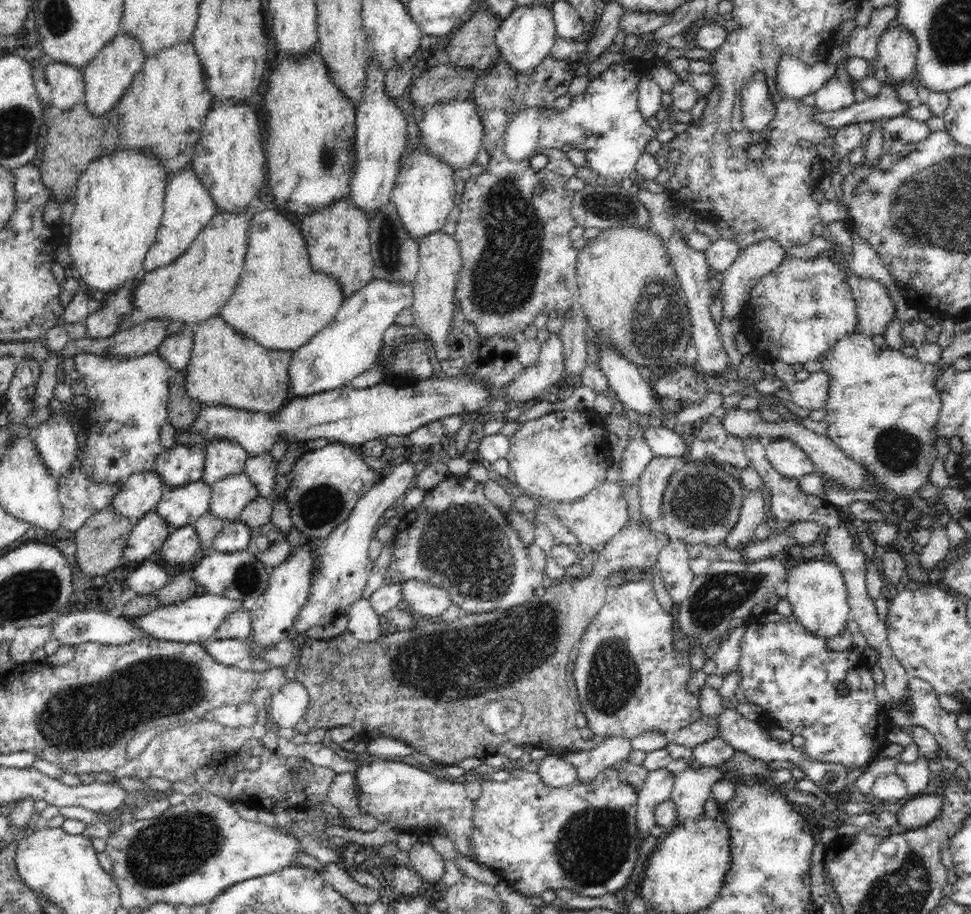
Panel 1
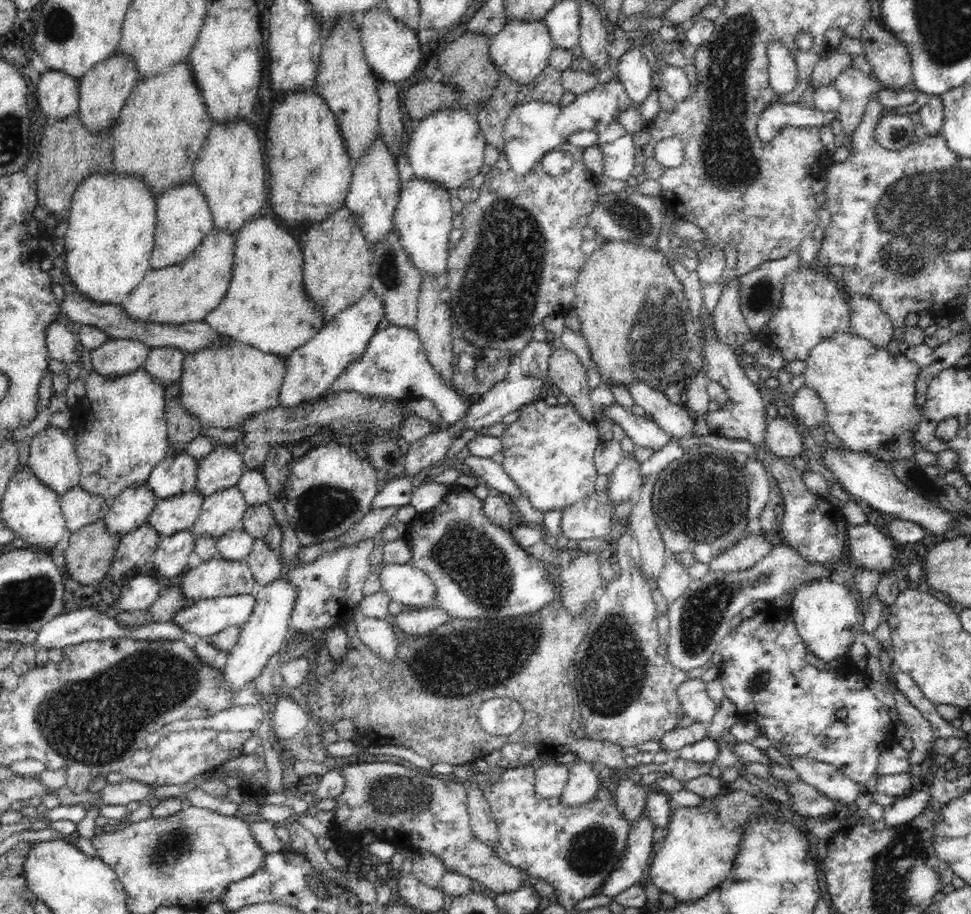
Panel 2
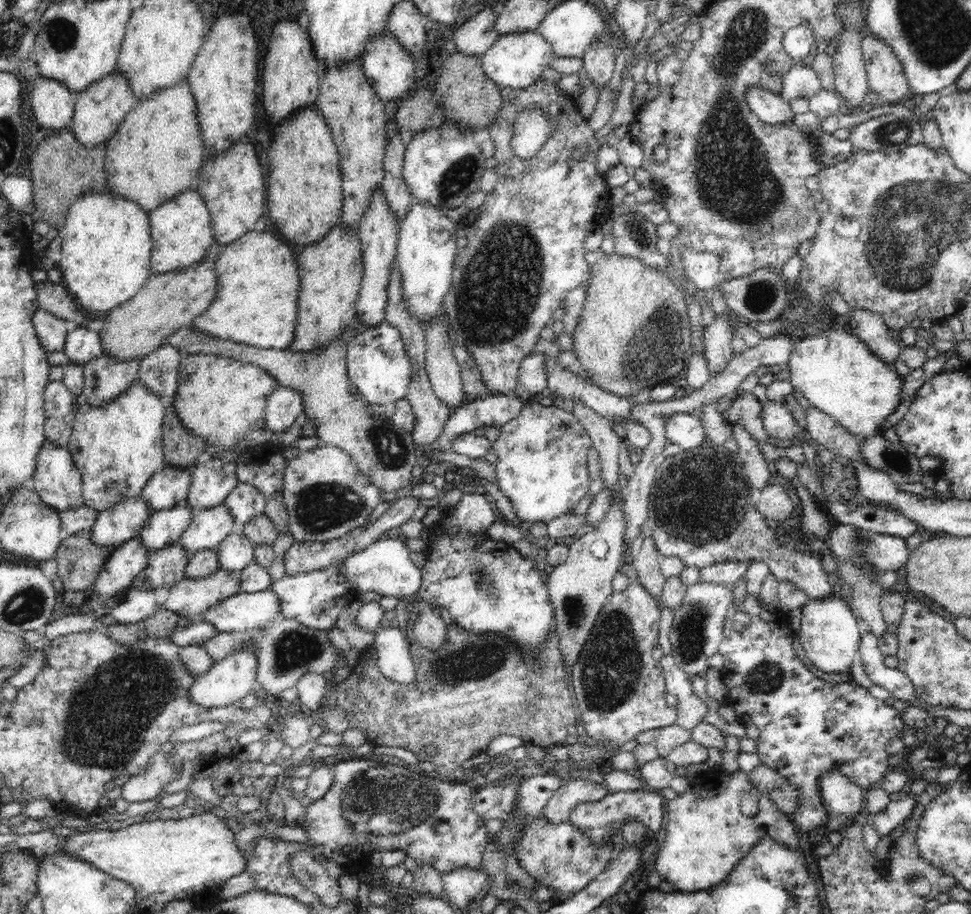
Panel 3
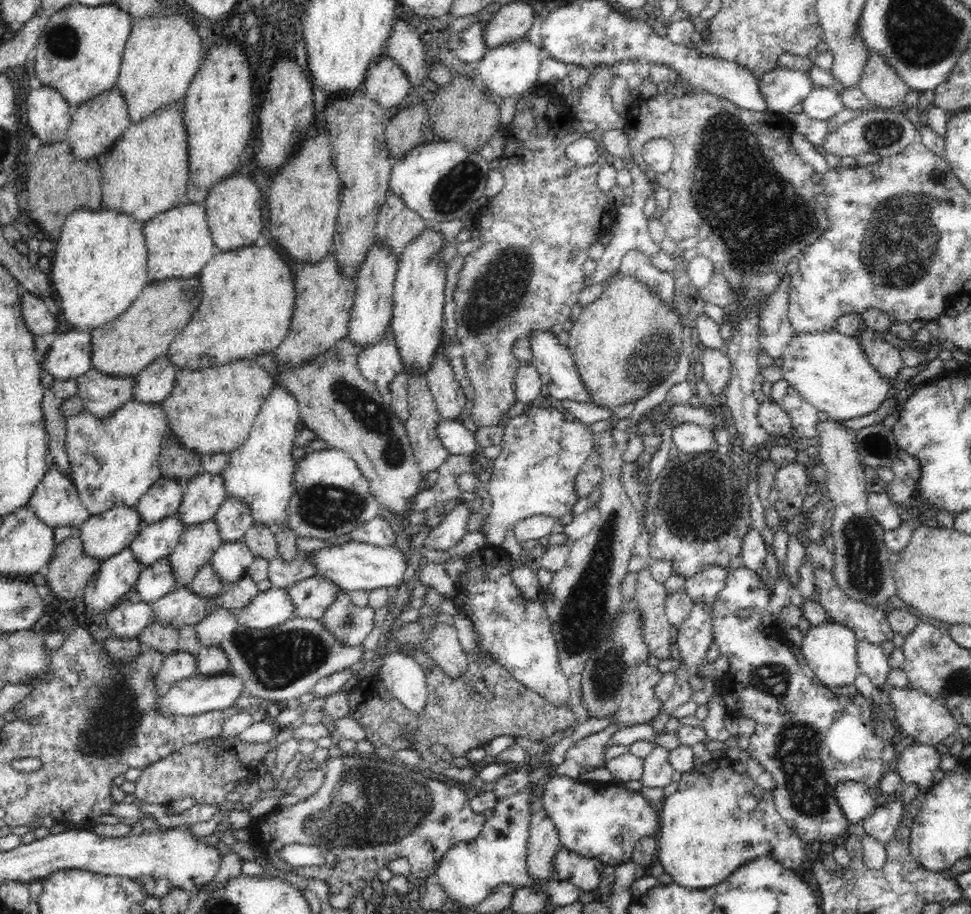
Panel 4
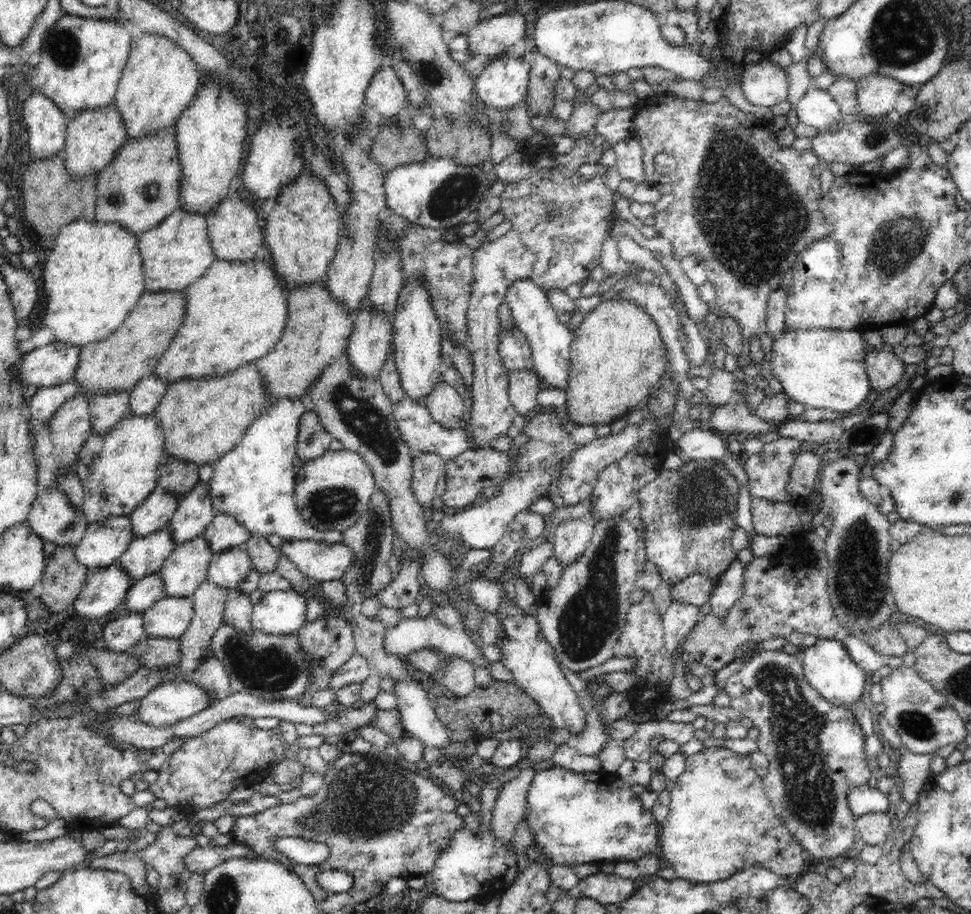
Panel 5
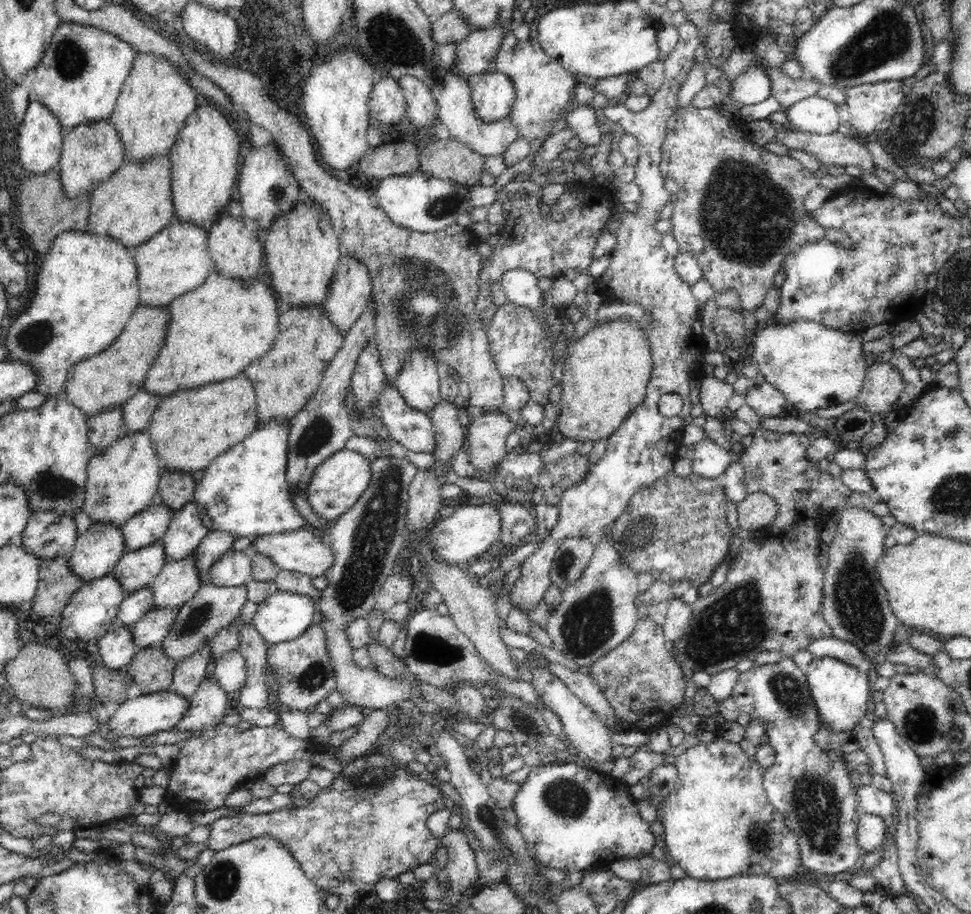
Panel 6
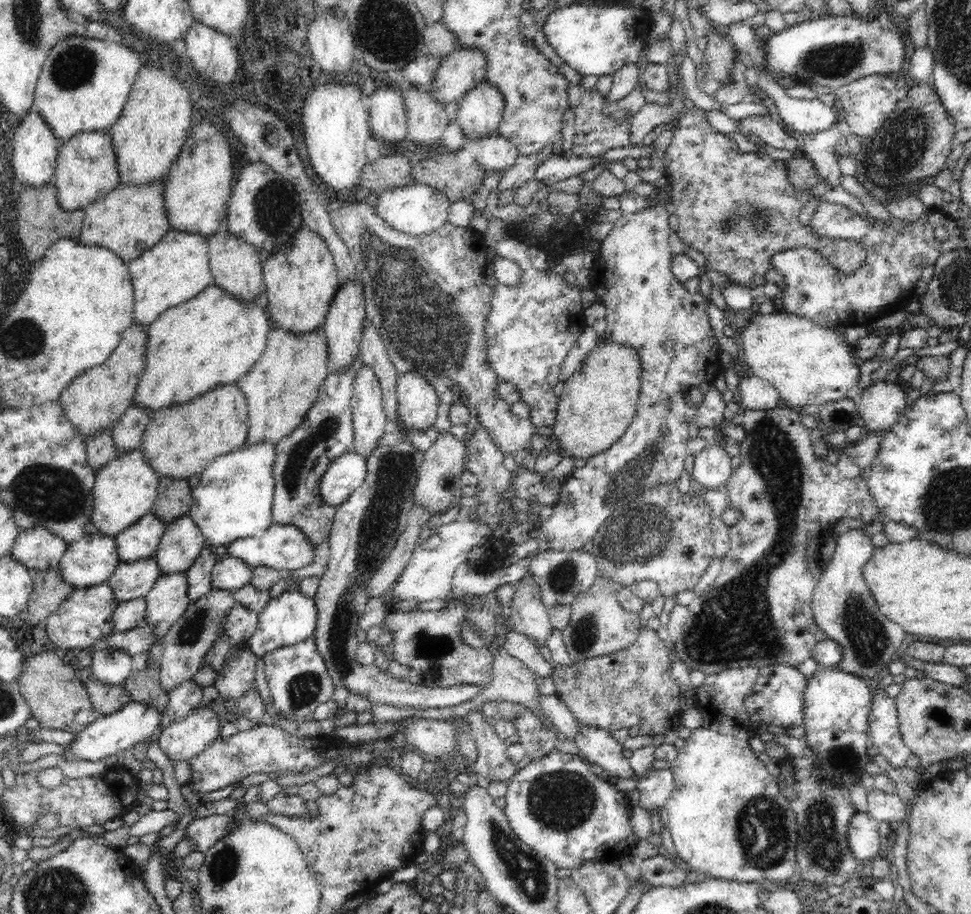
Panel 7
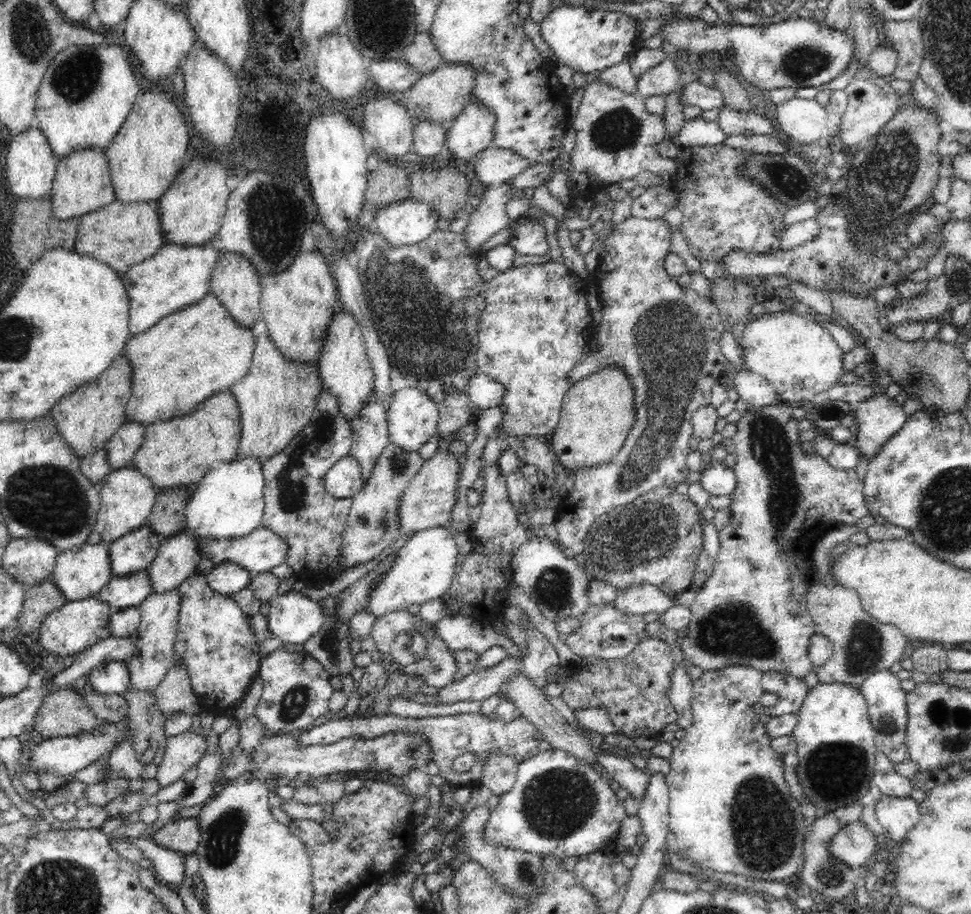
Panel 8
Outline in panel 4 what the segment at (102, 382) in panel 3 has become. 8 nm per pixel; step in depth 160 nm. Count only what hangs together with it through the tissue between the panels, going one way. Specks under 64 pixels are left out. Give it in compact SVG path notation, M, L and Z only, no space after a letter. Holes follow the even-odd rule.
M96 369L78 376L77 395L82 399L86 412L104 419L122 404L133 398L135 376L107 376Z

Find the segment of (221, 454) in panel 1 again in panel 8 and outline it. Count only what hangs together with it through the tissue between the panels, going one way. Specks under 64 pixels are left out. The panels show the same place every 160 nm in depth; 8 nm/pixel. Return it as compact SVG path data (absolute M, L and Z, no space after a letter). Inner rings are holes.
M186 529L162 539L158 554L147 569L152 592L162 594L178 588L197 572L201 557L198 536L186 535Z

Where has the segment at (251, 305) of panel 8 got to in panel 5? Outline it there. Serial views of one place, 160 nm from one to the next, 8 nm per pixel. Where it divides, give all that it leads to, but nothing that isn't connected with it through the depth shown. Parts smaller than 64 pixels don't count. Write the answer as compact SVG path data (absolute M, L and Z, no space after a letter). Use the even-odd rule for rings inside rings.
M238 192L226 198L226 202L220 202L220 205L205 216L212 250L218 260L246 262L256 256L258 248L262 246L262 228L258 224L258 214L254 212L254 208L246 204L246 200L240 198Z

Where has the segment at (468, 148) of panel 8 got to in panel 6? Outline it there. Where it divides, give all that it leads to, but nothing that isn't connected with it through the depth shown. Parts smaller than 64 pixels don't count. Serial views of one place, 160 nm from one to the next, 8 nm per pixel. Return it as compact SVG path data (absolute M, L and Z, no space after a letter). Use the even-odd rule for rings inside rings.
M491 69L472 83L471 101L482 122L498 122L509 116L515 101L513 82Z

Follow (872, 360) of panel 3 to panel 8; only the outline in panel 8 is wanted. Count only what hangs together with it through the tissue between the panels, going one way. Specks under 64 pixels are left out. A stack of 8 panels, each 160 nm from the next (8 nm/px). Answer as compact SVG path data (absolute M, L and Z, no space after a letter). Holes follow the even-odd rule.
M783 309L779 312L761 315L756 311L746 323L739 348L743 354L744 366L749 371L763 376L775 389L781 402L798 405L803 400L811 401L813 396L830 390L835 384L848 379L842 370L843 353L826 326L805 315Z

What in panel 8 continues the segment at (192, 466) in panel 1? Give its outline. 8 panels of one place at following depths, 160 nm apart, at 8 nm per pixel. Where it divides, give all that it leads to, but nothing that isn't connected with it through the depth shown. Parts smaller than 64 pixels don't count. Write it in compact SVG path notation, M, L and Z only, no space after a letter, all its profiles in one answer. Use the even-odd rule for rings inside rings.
M147 524L110 542L107 547L112 576L147 570L158 554L160 538Z

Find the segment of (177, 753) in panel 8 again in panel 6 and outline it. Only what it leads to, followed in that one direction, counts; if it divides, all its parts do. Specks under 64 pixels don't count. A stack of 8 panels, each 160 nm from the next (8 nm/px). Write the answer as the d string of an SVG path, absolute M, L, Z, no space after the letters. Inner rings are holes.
M214 676L210 679L204 678L180 722L173 728L191 730L193 734L196 734L216 726L226 714L224 709L227 705L227 694L220 688Z

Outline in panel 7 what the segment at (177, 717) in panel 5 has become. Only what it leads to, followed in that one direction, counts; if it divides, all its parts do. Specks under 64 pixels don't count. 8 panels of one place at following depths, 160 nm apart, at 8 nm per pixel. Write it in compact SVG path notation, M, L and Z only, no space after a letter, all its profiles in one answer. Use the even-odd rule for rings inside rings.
M130 701L122 709L101 715L94 722L86 725L74 740L65 746L66 754L61 756L68 762L100 761L118 755L121 751L130 750L134 745L153 735L158 726L162 727L166 724L164 714L160 714L158 709Z

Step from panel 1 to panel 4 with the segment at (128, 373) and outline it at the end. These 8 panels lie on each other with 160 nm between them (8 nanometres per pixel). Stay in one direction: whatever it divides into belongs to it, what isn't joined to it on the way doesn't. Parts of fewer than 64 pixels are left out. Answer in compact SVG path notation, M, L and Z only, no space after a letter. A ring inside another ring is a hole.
M22 289L21 292L23 292L20 301L22 318L30 332L36 336L54 333L58 326L58 320L46 308L44 299L34 295L32 291ZM132 398L114 410L107 418L96 418L85 410L66 419L66 455L72 469L72 481L90 516L110 510L114 506L136 506L143 494L161 477L159 463L163 440L169 430L167 414L161 403L138 402Z

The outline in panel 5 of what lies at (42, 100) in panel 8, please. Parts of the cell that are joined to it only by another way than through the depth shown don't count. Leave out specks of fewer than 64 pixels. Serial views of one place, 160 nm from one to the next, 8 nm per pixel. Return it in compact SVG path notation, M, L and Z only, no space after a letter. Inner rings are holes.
M62 15L44 34L41 58L36 66L33 88L54 102L69 119L77 117L86 110L110 106L115 102L115 92L122 78L128 56L130 56L132 38L127 26L120 20Z

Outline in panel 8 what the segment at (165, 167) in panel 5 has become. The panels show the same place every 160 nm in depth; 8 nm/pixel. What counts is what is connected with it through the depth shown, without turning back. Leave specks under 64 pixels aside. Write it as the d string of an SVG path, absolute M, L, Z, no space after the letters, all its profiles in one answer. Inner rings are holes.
M115 200L109 206L80 217L73 251L94 257L122 276L131 266L154 256L165 243L160 224L160 200L131 204Z

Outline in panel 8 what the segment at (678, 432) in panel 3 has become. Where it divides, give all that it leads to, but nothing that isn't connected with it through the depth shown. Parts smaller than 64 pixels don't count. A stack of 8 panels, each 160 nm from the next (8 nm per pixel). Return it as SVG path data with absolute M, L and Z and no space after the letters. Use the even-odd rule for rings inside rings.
M705 462L701 468L700 482L711 496L729 496L736 488L735 469L723 462Z

